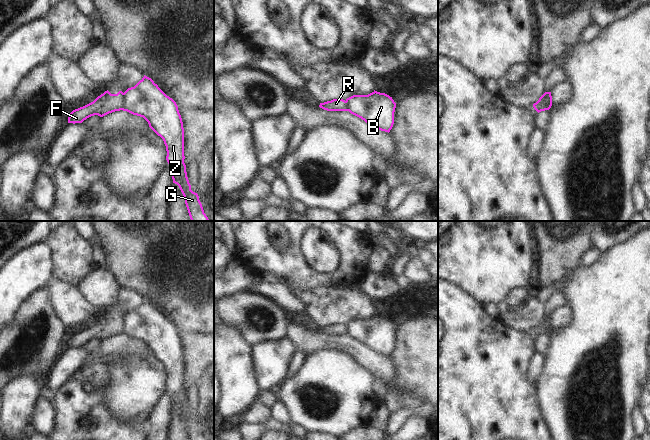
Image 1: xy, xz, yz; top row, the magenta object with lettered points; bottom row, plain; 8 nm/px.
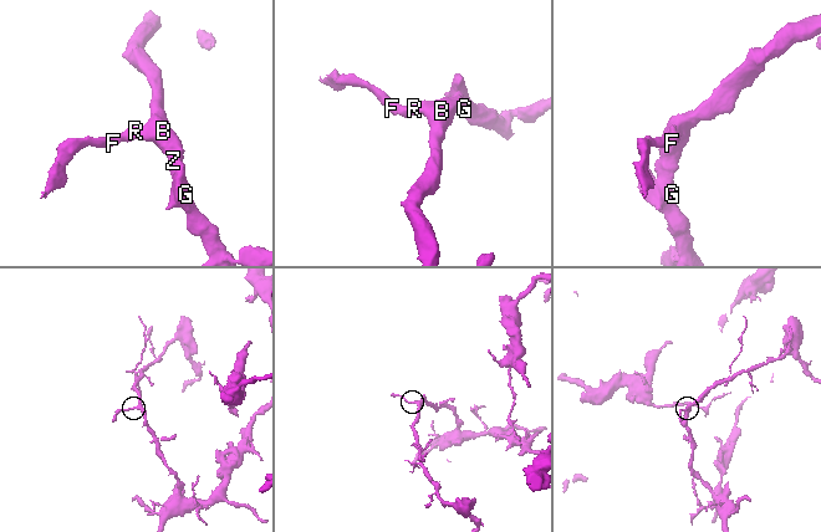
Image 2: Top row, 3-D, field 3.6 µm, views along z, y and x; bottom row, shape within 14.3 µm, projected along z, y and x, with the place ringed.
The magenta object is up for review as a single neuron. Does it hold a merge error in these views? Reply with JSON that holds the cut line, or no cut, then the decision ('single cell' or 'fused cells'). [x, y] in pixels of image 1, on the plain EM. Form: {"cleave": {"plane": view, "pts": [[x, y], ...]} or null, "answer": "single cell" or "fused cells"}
{"cleave": {"plane": "xy", "pts": [[123, 317], [121, 333]]}, "answer": "fused cells"}

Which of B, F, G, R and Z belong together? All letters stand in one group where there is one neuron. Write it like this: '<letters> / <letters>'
B G Z / F R

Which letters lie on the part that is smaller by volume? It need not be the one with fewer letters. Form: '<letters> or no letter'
F, R

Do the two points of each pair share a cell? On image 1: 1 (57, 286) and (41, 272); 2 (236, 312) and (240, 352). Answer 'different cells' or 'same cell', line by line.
1: different cells
2: different cells

